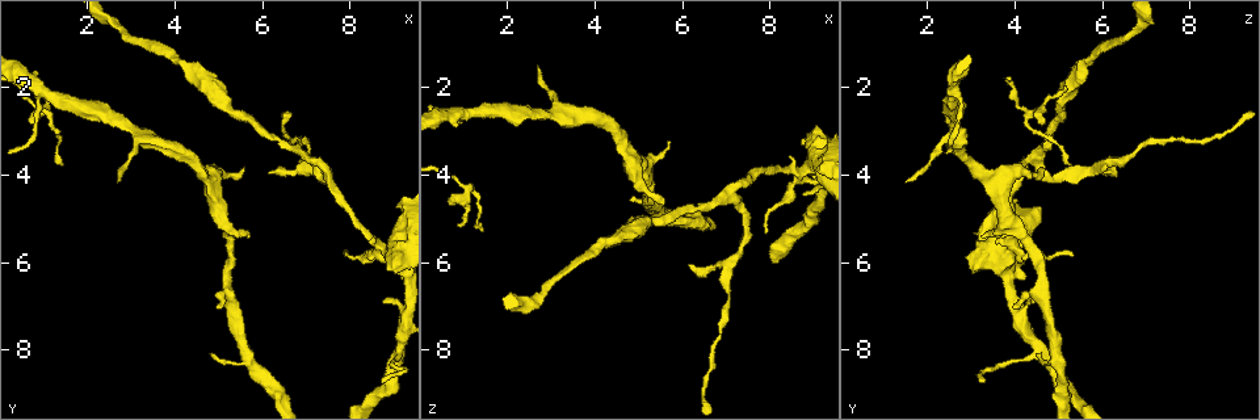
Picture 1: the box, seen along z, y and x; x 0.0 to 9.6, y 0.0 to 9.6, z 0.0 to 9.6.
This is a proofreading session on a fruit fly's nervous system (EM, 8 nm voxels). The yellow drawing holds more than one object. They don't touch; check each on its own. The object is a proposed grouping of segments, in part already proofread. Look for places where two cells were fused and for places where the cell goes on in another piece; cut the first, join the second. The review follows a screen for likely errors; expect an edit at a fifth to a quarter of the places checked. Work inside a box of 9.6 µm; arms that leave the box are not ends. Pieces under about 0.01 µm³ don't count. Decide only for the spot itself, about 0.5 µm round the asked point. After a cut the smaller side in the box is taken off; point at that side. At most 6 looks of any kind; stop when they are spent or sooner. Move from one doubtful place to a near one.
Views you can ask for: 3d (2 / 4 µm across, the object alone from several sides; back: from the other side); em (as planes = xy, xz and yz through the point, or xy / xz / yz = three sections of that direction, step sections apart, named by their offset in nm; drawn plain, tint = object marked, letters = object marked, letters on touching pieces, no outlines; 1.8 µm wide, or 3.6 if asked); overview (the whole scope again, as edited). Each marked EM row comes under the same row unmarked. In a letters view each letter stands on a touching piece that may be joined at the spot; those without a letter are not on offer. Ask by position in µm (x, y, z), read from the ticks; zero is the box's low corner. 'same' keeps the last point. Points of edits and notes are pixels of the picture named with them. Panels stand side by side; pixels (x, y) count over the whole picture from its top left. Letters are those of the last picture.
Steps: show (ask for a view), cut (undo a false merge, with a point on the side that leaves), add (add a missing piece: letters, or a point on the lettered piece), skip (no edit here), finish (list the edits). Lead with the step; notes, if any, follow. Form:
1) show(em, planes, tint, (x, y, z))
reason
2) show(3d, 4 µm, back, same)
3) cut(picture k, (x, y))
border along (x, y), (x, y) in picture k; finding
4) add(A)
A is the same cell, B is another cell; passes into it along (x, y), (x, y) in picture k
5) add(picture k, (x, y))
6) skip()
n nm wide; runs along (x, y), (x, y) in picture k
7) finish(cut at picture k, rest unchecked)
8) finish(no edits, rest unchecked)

show(em, 3.6 µm, planes, tint, (8.90, 5.75, 3.85))
abrupt turn

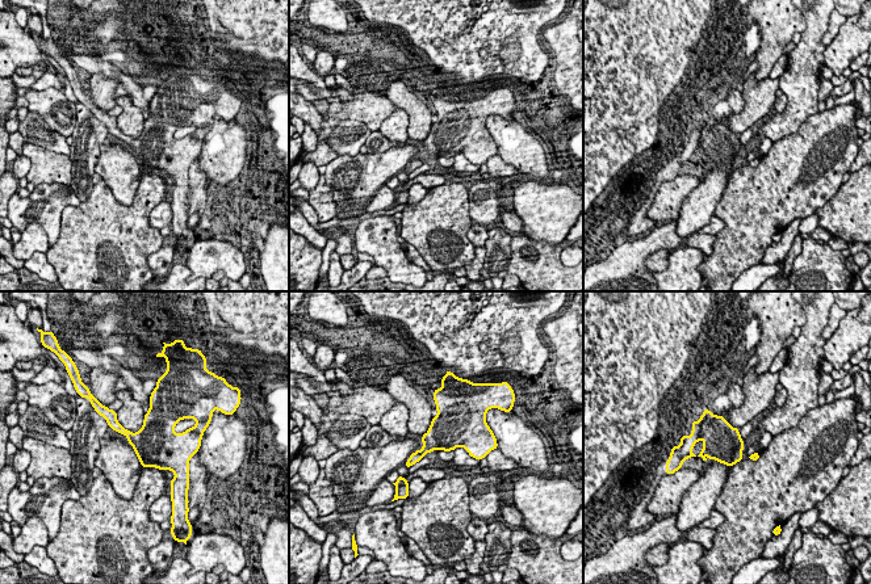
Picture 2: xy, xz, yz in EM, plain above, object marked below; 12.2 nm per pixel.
show(em, 3.6 µm, planes, letters, same)
what lies round it

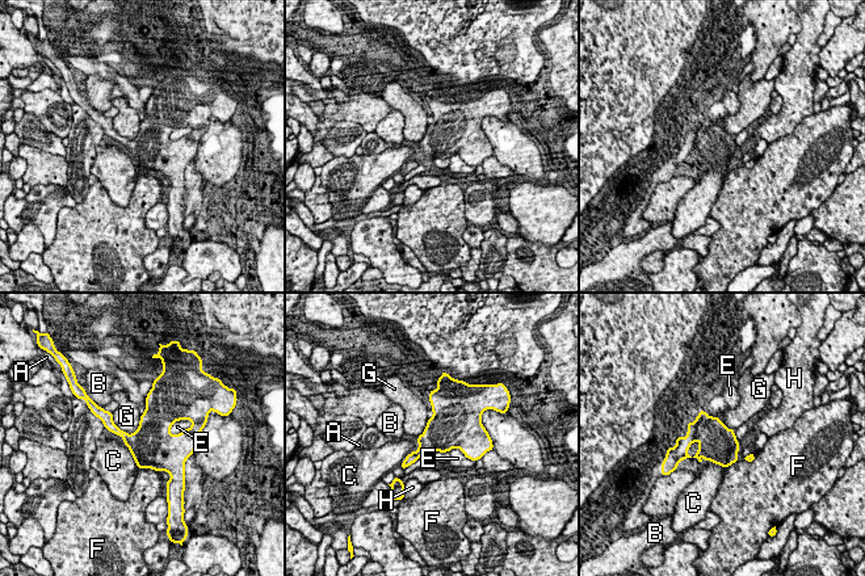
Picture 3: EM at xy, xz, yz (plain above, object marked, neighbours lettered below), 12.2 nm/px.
skip()
440 nm wide; A, B, C, E, F, G and H are other cells; continuous, no second cell

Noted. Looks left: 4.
show(3d, 2 µm, (7.15, 3.70, 4.30))
branch point

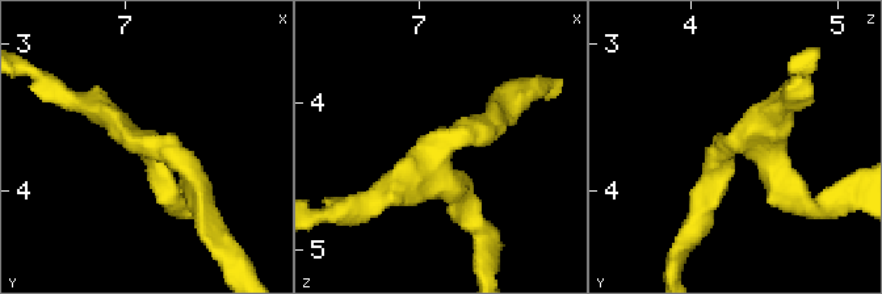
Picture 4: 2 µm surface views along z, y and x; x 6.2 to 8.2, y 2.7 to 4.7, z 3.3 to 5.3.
show(em, planes, letters, (7.14, 3.68, 4.34))
3 arms

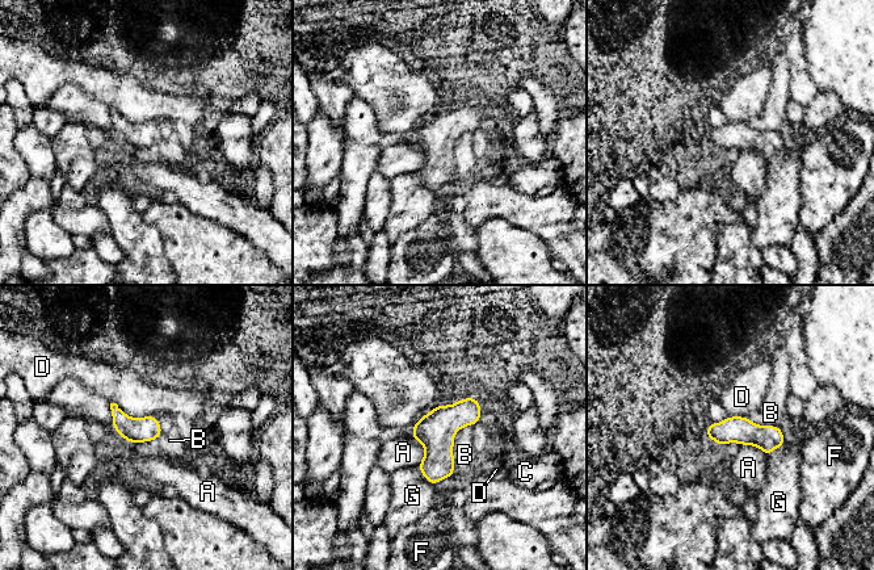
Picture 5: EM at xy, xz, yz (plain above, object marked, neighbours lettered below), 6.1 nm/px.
skip()
160 nm wide; A, B, C, D, F and G are other cells; border along (470, 424), (454, 435), (454, 472) in picture 5; continuous, no second cell

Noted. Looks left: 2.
show(em, 3.6 µm, planes, tint, (5.65, 5.45, 3.30))
branch stops here

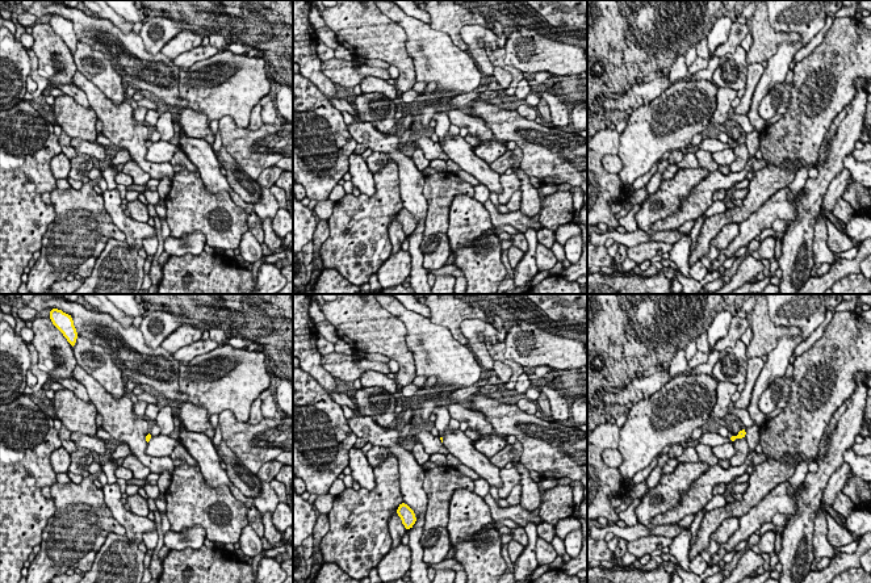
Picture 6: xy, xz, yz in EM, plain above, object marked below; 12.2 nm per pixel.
show(em, 3.6 µm, planes, letters, same)
what lies round it

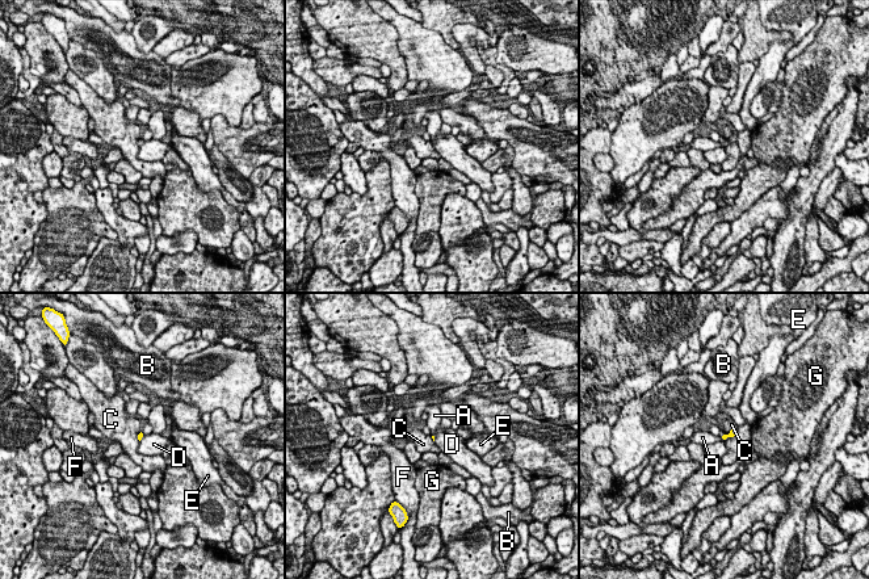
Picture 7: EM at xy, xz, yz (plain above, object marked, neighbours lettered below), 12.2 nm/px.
add(A)
A is the same cell, B, C, D, E, F and G are other cells; passes into it along (733, 433), (721, 437), (702, 437) in picture 7; it goes on there

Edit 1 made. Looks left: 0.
finish(add at picture 7, rest unchecked)

